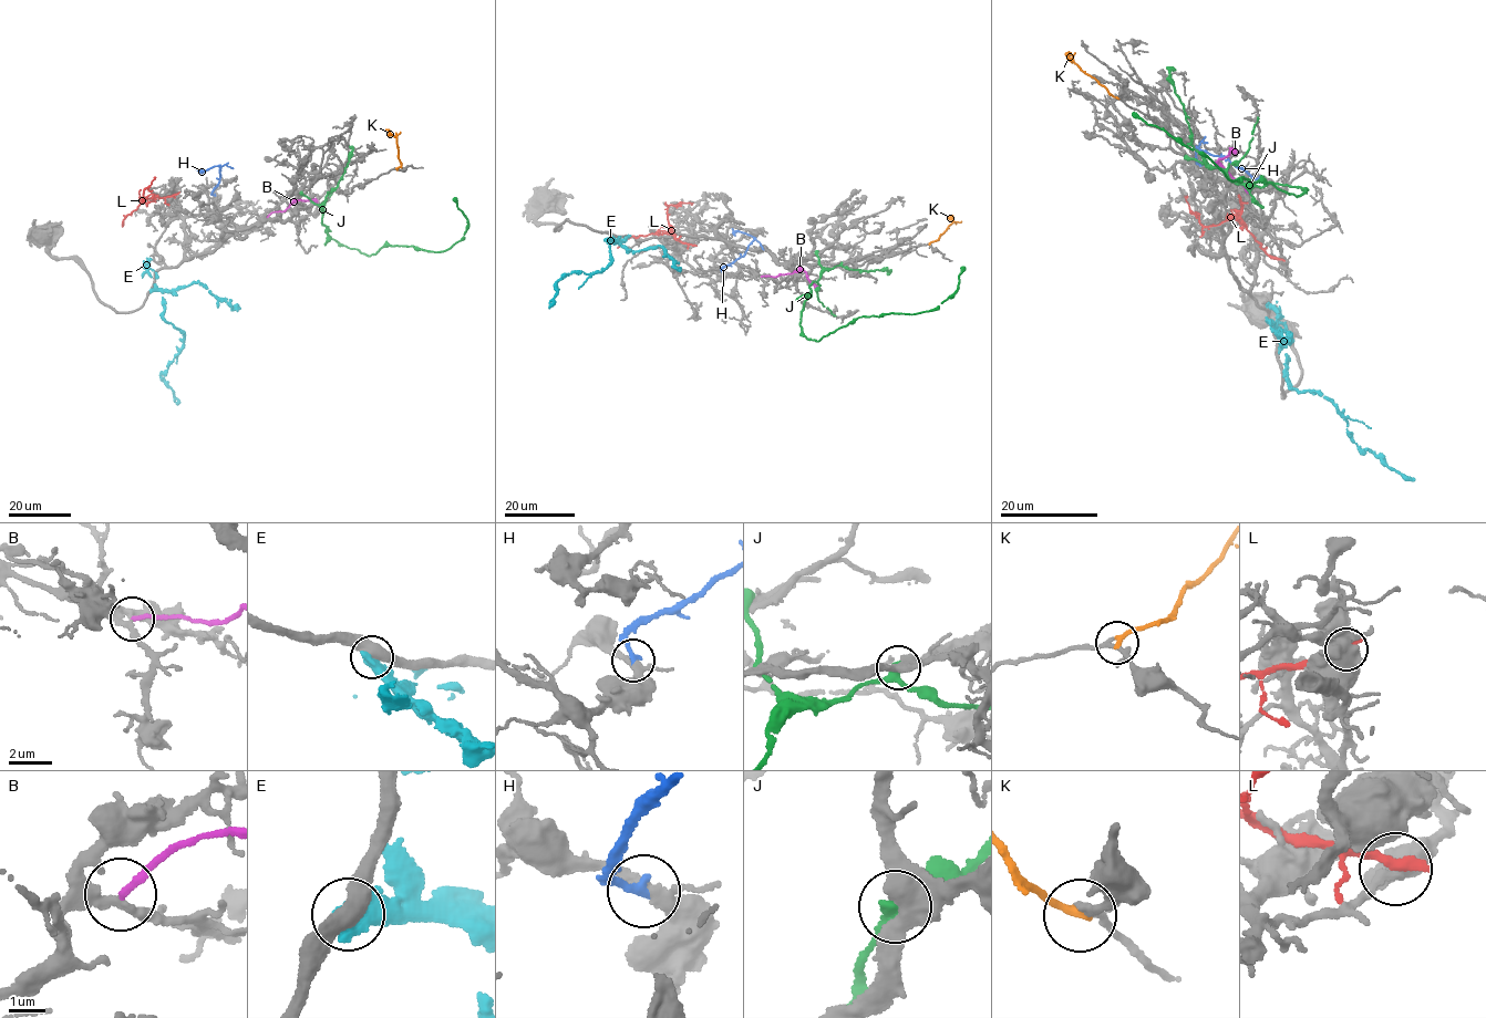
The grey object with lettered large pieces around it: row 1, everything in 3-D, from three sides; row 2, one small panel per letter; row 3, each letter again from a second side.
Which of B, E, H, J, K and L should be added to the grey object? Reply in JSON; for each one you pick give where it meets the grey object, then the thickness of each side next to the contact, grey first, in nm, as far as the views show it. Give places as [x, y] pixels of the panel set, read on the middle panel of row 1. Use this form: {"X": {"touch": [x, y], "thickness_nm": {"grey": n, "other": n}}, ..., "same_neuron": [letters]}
{"same_neuron": []}

